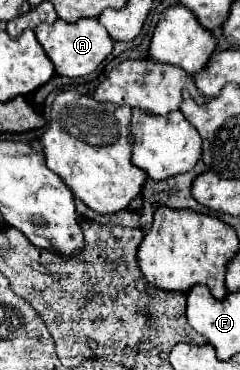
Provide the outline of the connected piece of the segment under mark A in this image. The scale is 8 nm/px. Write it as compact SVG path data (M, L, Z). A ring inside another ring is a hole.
M57 18L53 24L41 22L39 26L35 26L35 36L45 48L49 60L55 64L55 72L69 78L91 74L113 50L113 40L97 18L79 18L79 22L63 22L61 18Z

